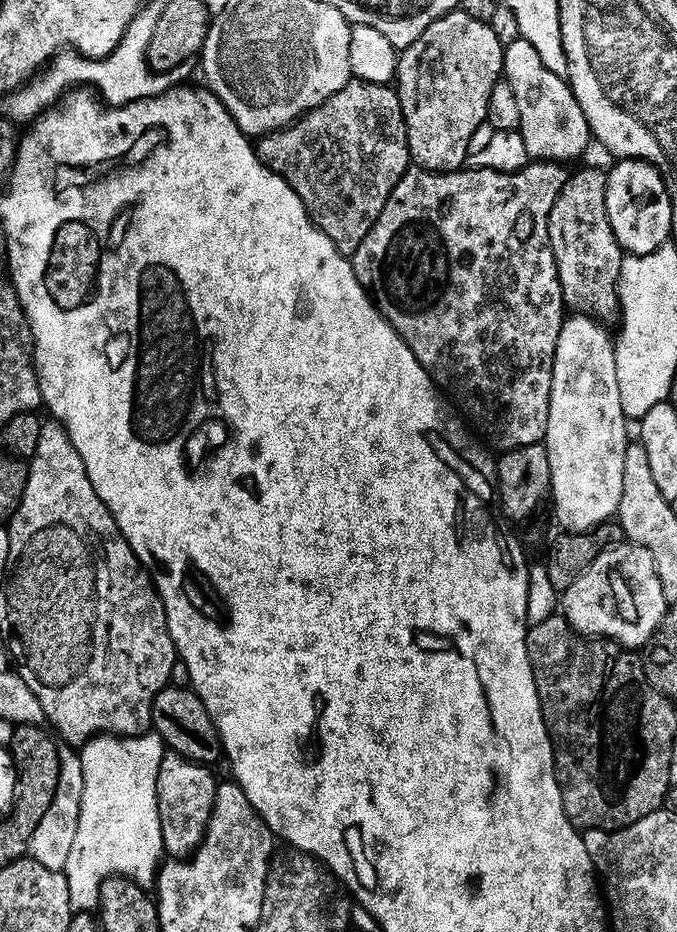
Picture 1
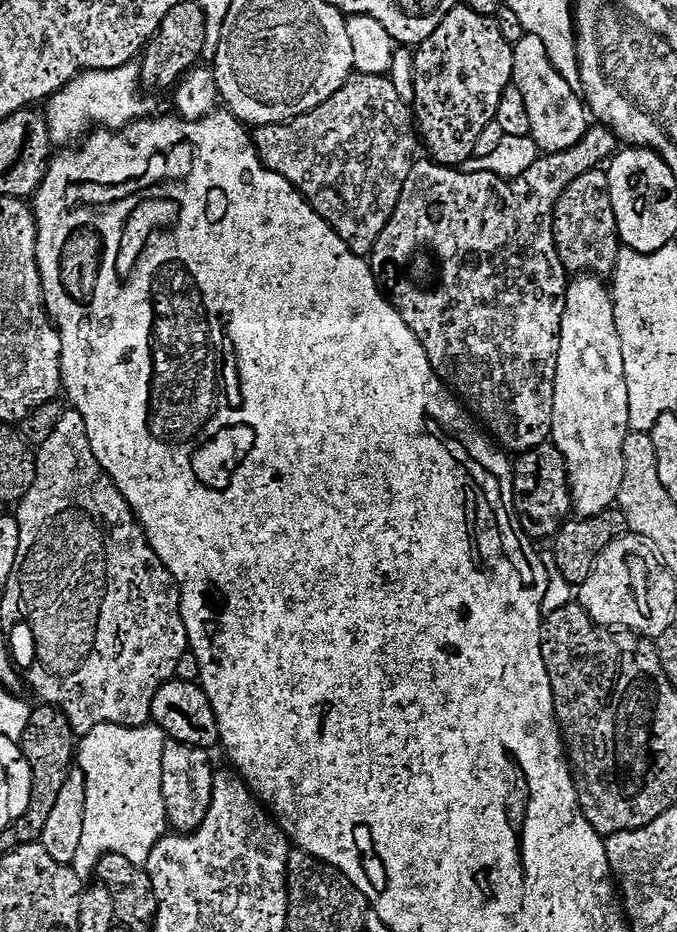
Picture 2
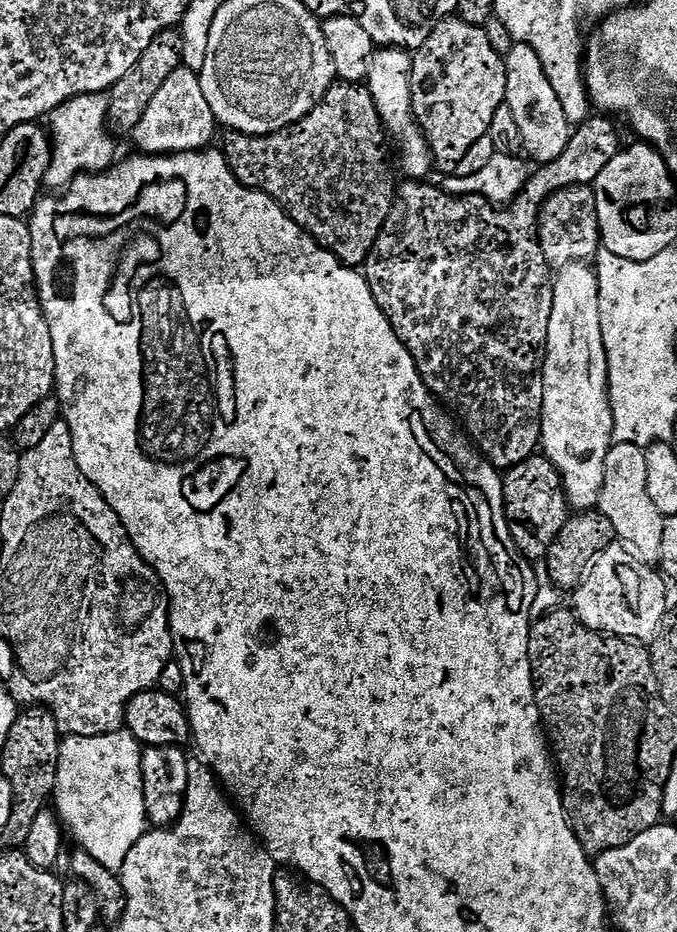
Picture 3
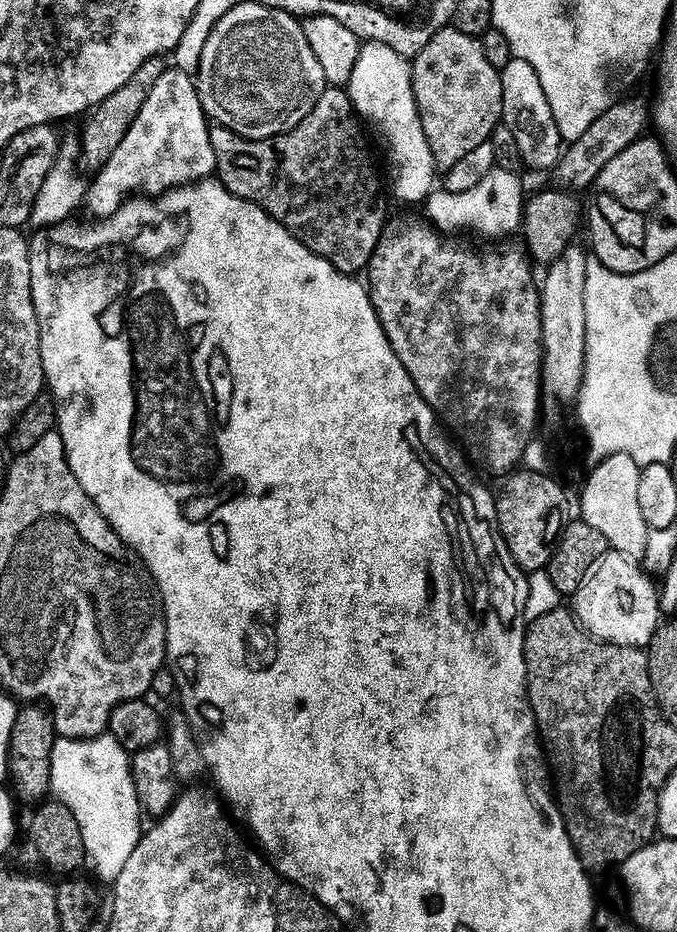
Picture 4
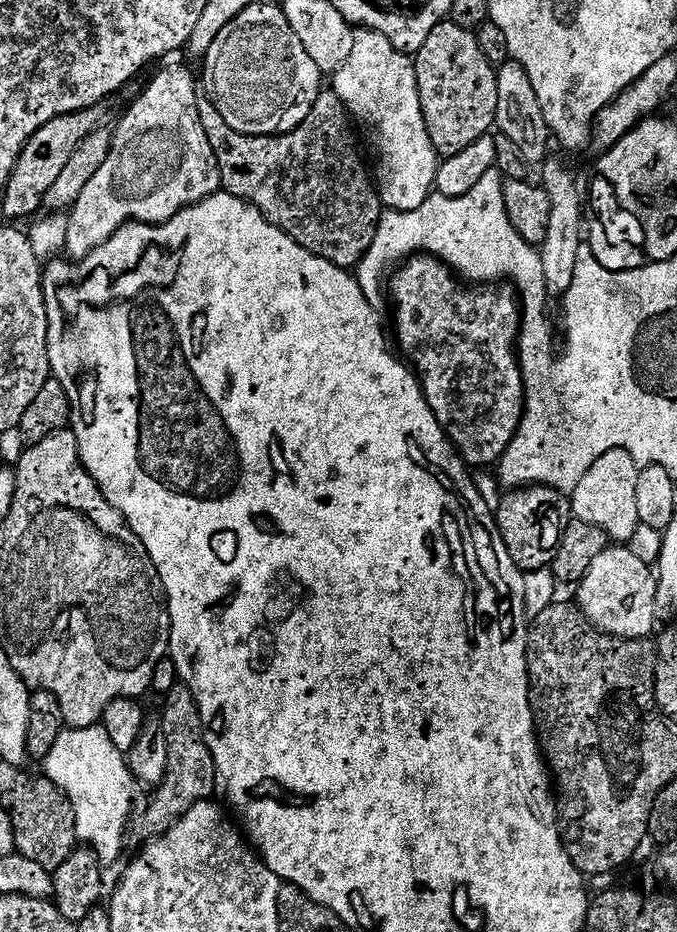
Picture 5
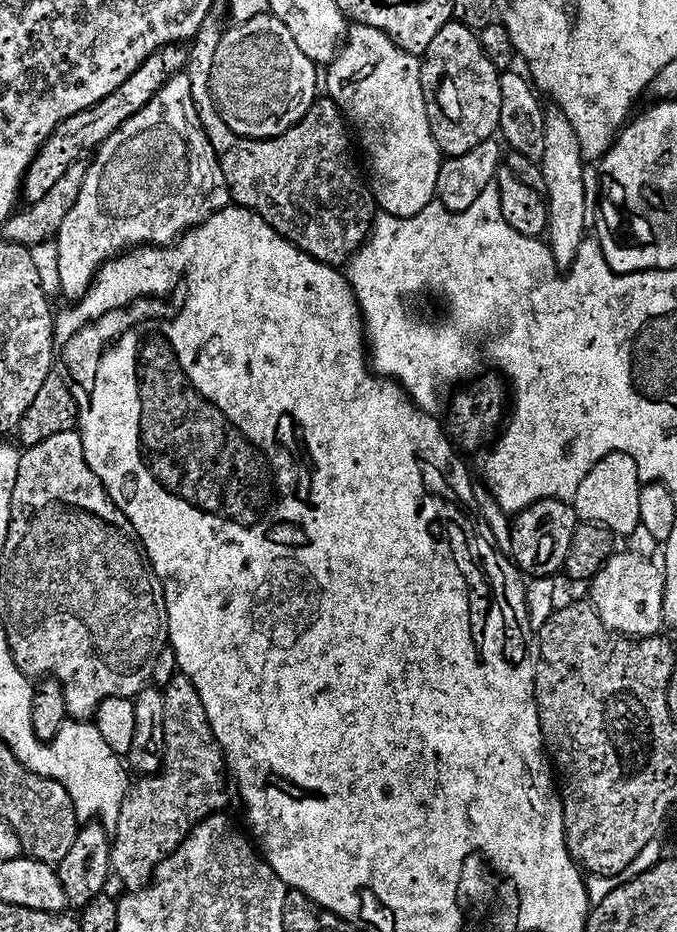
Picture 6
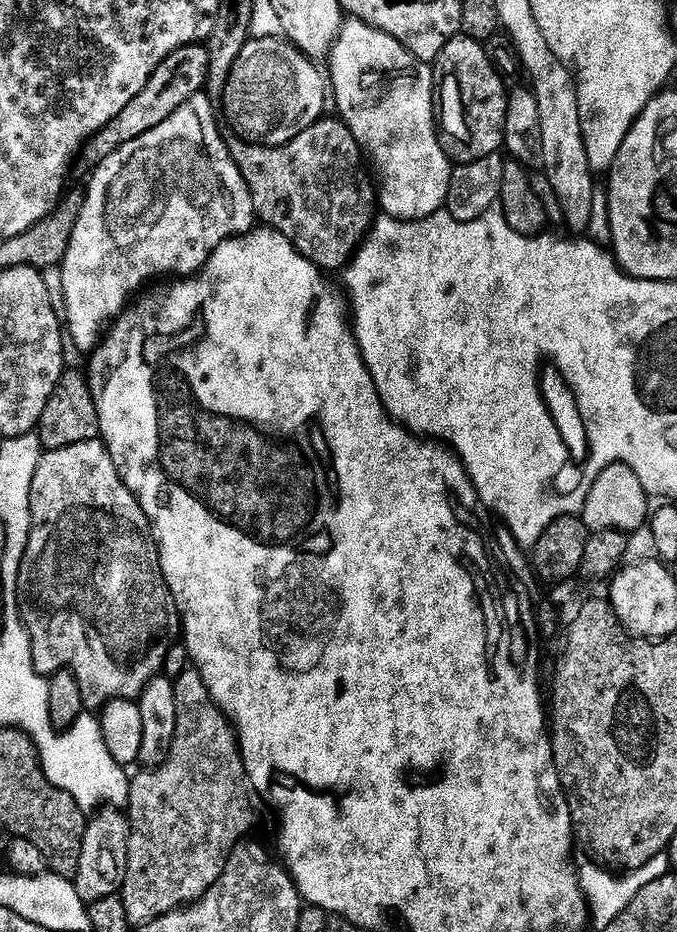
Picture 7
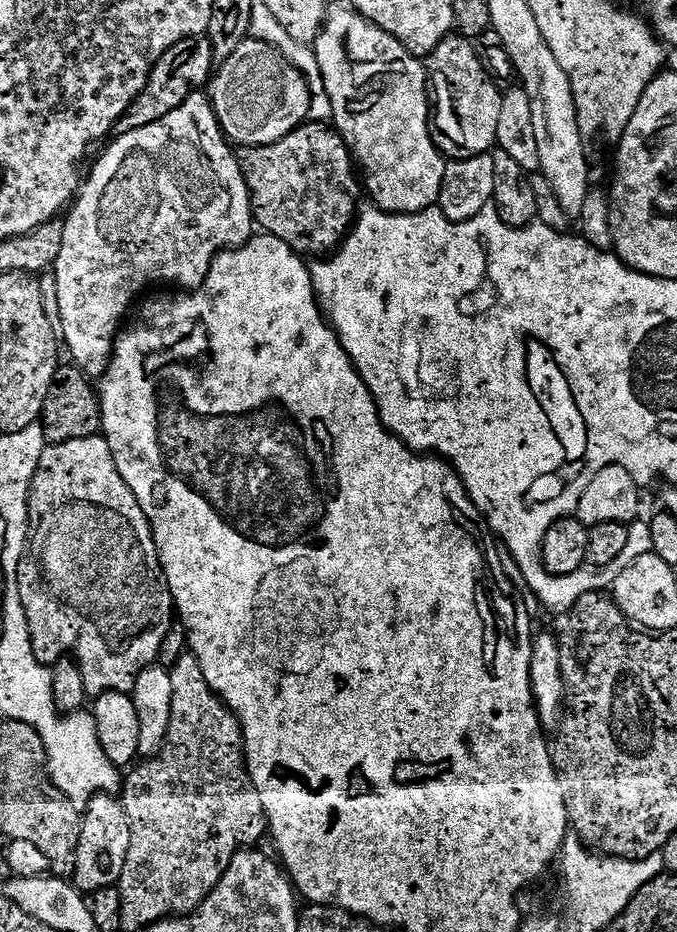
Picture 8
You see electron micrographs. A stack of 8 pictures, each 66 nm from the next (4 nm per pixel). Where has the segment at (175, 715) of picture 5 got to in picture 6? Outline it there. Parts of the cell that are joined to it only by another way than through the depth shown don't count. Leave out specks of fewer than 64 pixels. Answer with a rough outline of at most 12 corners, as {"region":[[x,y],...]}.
{"region":[[163,685],[165,758],[118,814],[111,871],[129,893],[228,804],[198,690]]}

